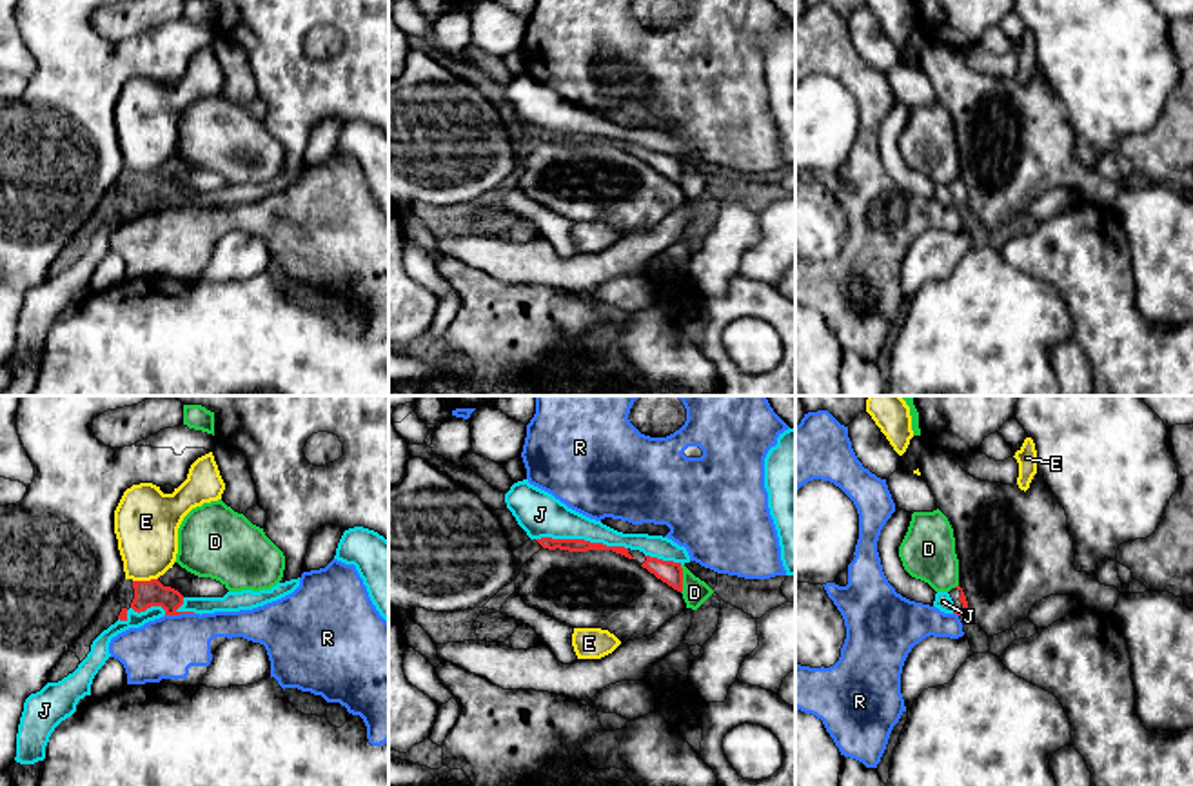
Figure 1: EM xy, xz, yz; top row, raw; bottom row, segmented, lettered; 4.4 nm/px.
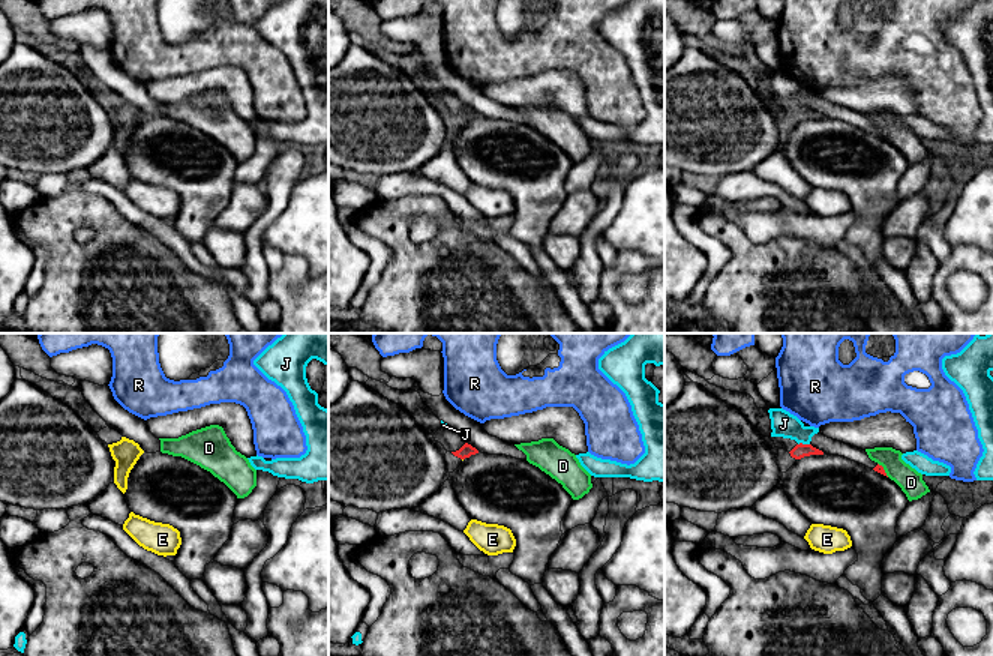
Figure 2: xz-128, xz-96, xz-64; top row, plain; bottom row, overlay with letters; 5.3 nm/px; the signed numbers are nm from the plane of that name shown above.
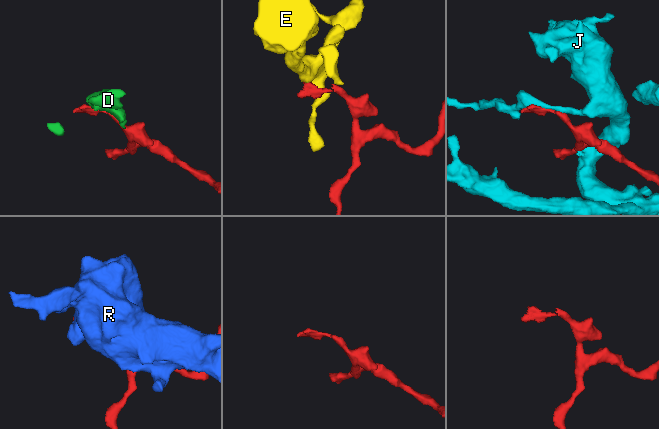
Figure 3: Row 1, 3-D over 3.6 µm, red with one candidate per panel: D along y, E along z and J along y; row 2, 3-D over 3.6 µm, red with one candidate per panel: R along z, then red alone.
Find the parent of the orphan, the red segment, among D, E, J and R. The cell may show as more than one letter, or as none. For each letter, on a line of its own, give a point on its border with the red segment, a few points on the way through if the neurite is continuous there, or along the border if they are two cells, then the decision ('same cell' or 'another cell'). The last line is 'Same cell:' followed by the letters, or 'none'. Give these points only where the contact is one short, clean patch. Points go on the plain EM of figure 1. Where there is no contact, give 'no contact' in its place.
D: meets red in xz at (681, 173); border along xz (680, 158), (681, 186); another cell
E: meets red in xy at (144, 175); another cell
J: meets red in xz at (581, 133); another cell
R: meets red in xy at (178, 207); another cell
Same cell: none

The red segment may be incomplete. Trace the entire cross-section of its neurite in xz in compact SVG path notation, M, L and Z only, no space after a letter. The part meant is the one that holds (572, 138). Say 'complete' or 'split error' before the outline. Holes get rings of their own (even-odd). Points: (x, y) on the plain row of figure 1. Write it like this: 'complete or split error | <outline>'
split error | M541 131L536 133L543 142L548 143L568 143L568 145L587 145L587 143L612 143L616 147L621 147L628 152L637 154L643 162L646 162L650 167L654 167L657 172L666 176L677 185L683 185L683 162L681 156L674 154L663 154L657 151L645 149L639 143L630 143L625 140L606 140L603 136L590 136L585 133L552 133L552 131Z

